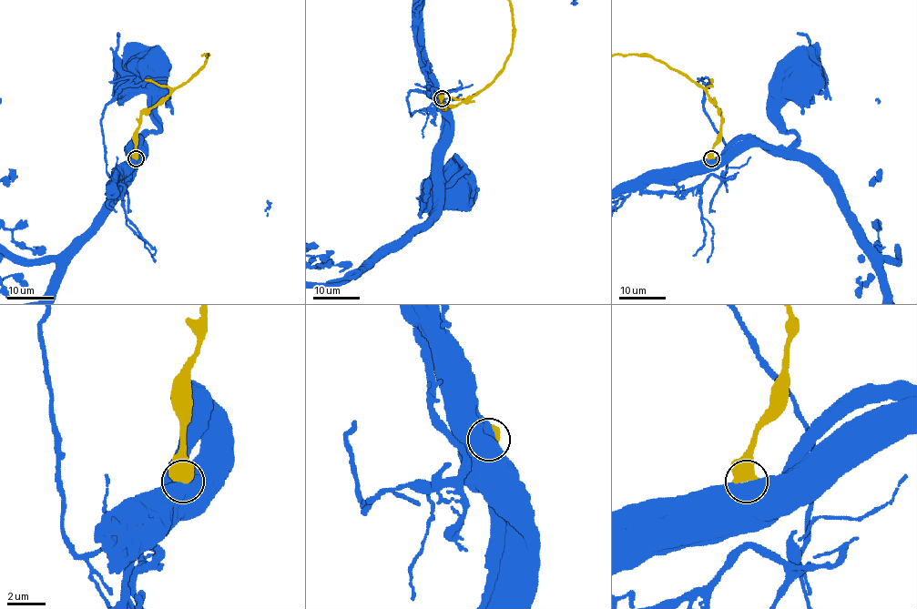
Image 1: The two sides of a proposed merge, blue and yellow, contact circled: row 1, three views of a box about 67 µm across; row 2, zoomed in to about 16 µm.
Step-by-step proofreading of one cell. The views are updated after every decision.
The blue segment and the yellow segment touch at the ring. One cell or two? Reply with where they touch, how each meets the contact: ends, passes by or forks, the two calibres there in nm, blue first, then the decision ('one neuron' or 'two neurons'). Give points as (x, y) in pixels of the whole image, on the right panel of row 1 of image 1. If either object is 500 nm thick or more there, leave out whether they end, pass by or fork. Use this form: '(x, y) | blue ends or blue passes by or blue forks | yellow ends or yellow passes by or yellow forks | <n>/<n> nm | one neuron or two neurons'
(711, 158) | 800/750 nm | two neurons

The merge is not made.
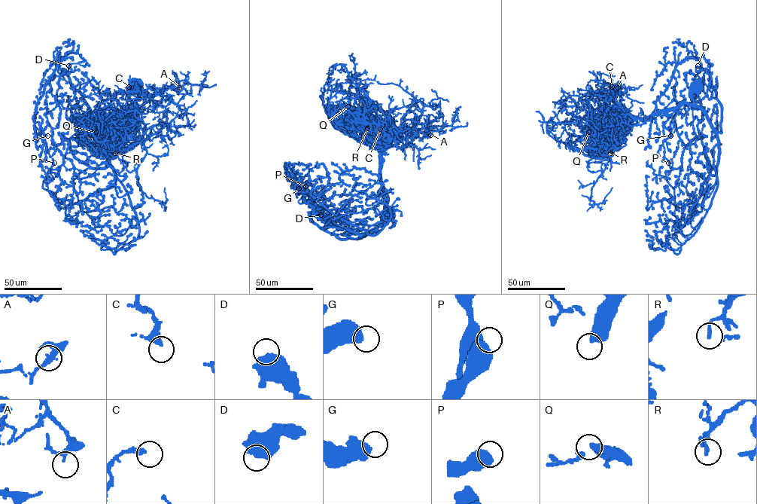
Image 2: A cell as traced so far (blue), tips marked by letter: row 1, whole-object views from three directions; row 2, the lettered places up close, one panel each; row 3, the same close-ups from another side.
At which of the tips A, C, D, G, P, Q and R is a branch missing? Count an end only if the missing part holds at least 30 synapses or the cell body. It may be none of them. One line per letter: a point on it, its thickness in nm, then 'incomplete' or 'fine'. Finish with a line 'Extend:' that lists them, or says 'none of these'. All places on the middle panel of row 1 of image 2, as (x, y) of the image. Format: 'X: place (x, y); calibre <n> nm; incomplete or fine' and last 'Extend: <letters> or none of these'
A: place (430, 135); calibre 180 nm; fine
C: place (380, 129); calibre 280 nm; fine
D: place (320, 215); calibre 800 nm; fine
G: place (299, 188); calibre 650 nm; fine
P: place (305, 186); calibre 750 nm; fine
Q: place (348, 106); calibre 460 nm; incomplete
R: place (367, 128); calibre 180 nm; fine
Extend: Q

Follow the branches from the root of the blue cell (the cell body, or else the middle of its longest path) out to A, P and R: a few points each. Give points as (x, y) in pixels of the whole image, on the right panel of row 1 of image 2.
A: (697, 84), (691, 94), (694, 104), (680, 103), (642, 117), (621, 108), (612, 92), (618, 87)
P: (697, 84), (691, 98), (716, 134), (718, 164), (710, 166), (697, 136), (685, 147), (679, 167), (668, 163)
R: (697, 84), (691, 94), (696, 102), (694, 104), (680, 103), (667, 110), (635, 117), (613, 142), (610, 153)

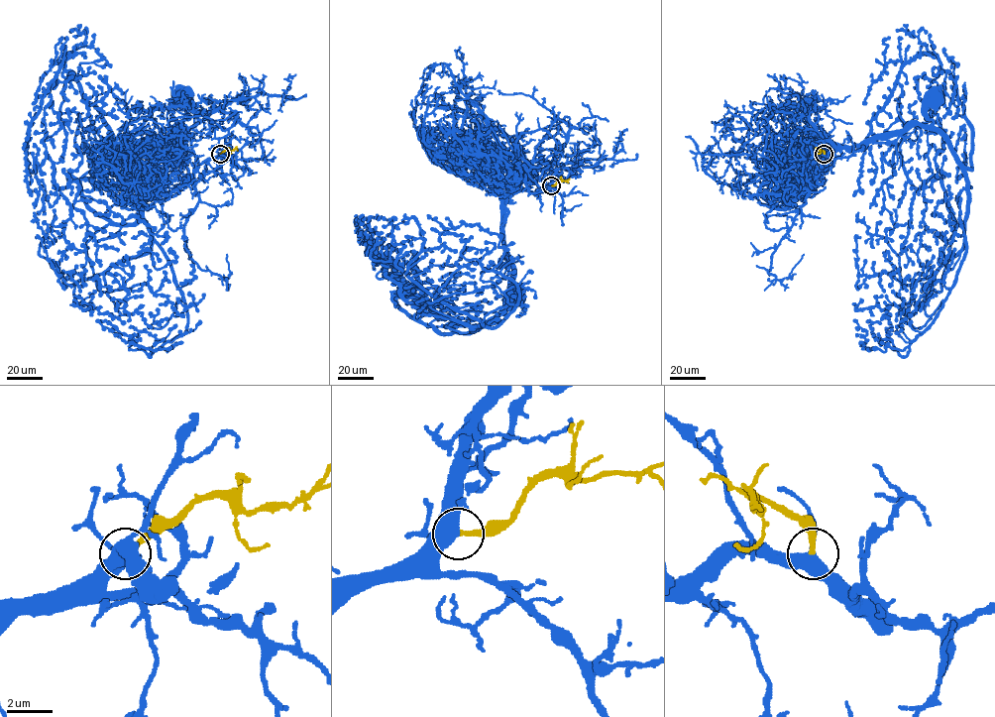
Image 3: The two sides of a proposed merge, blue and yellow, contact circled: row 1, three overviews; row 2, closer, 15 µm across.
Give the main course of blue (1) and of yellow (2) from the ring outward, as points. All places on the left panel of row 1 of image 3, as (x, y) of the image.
1: (220, 154), (200, 164), (189, 152), (172, 146), (181, 128), (178, 125), (188, 117), (185, 94)
2: (220, 154), (227, 149), (237, 151)

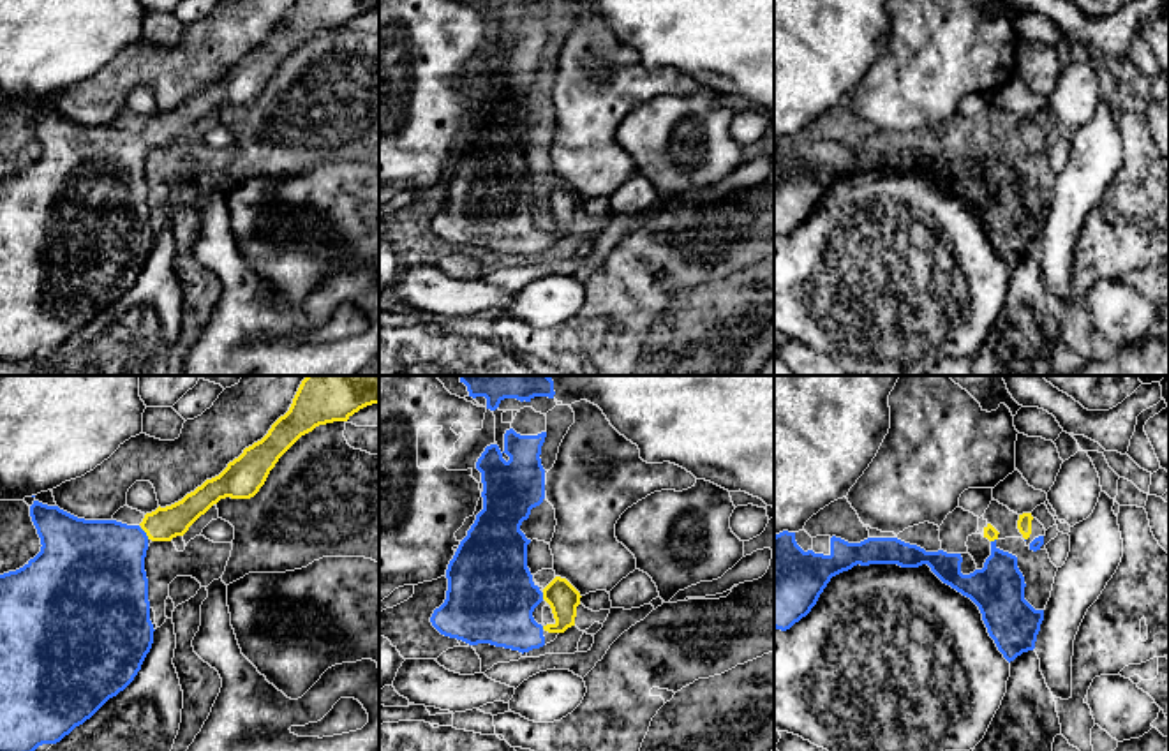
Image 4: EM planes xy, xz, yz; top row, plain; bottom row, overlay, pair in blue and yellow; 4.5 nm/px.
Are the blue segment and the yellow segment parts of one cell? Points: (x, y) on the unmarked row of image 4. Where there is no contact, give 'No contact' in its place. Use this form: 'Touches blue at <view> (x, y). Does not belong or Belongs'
Touches blue at xy (145, 138). Belongs

